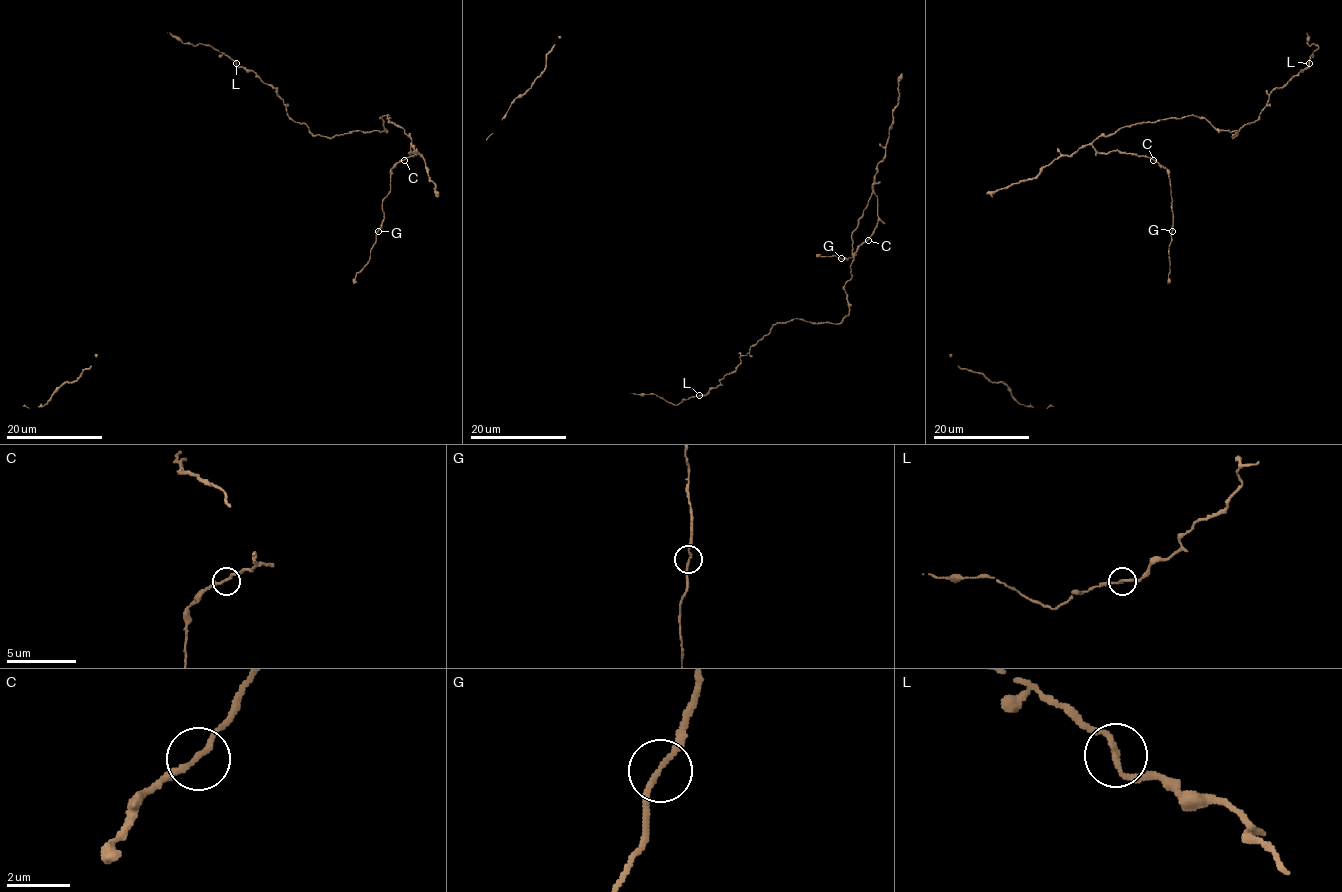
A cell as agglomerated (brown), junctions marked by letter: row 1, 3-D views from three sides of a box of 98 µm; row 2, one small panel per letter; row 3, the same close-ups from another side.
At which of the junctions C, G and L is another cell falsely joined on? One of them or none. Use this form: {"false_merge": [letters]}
{"false_merge": []}

